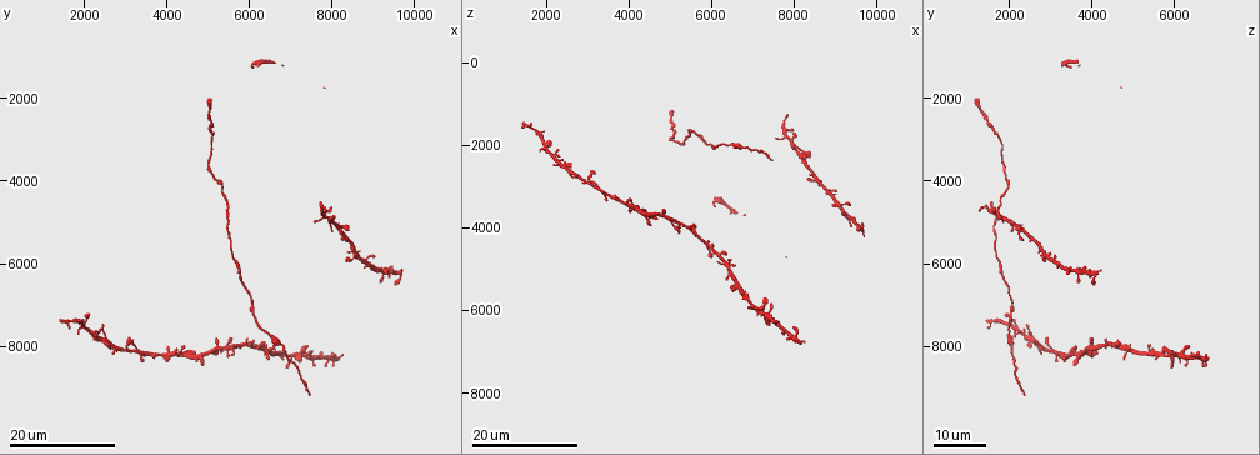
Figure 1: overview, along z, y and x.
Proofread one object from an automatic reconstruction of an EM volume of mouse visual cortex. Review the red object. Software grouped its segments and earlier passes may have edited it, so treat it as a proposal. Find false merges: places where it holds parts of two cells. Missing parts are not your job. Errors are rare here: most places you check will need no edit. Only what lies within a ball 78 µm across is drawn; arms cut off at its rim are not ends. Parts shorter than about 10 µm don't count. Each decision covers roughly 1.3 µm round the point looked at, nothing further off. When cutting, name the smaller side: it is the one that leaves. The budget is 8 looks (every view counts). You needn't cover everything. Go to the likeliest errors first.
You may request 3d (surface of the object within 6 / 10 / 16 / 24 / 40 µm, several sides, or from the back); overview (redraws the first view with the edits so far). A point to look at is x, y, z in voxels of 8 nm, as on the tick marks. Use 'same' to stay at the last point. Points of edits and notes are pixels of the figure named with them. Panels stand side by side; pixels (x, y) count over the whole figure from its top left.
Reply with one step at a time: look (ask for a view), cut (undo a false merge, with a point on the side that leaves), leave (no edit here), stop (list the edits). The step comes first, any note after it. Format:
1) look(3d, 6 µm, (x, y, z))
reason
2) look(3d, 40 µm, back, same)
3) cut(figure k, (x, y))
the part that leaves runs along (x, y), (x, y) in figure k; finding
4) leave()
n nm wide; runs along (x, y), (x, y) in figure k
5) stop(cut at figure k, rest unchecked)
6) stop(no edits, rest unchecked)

look(3d, 16 µm, (5450, 8100, 4050))
four or more arms meet

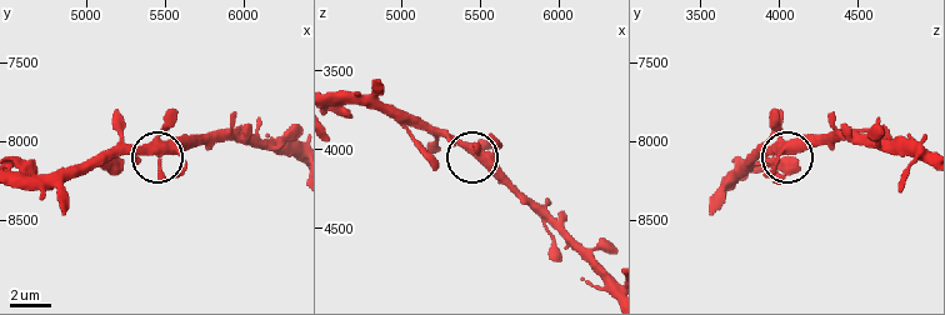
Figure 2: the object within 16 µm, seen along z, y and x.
look(3d, 10 µm, (5500, 8040, 4020))

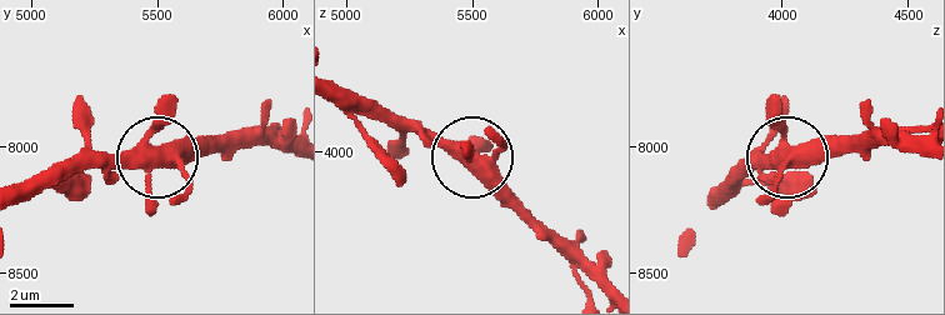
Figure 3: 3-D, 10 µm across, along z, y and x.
leave()
5 arms; continuous, no second cell

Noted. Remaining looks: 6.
look(3d, 16 µm, (7800, 4850, 1850))

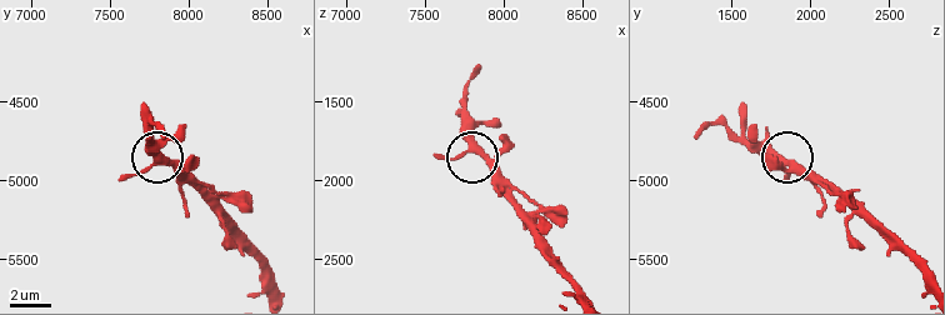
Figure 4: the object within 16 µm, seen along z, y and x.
look(3d, 6 µm, (7760, 4880, 1820))
zoom in

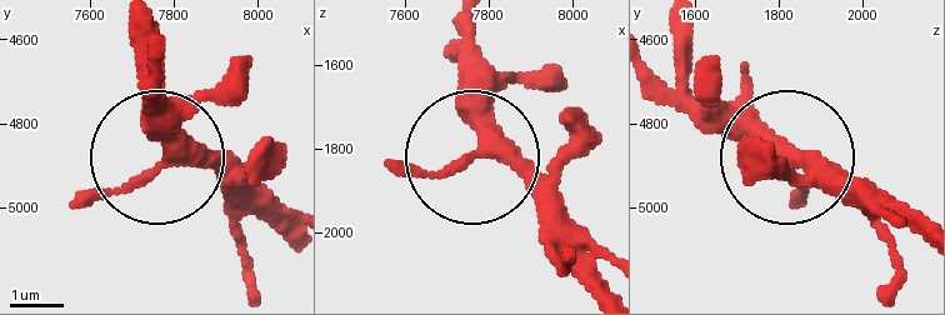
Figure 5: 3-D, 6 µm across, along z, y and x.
look(3d, 6 µm, back, (7780, 4895, 1805))

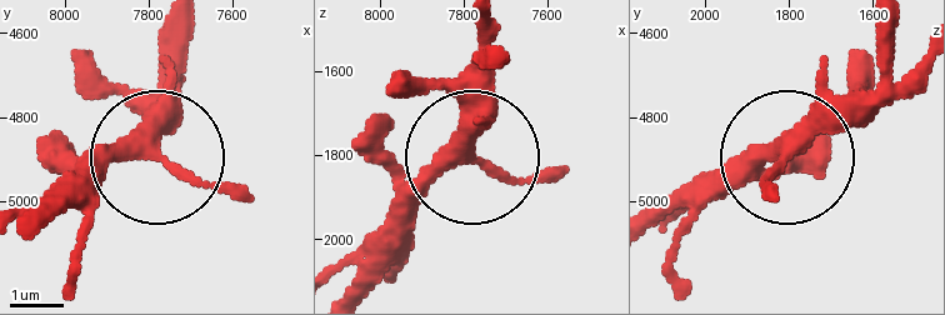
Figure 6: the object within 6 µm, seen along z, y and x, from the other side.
leave()
one cell here

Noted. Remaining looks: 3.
look(3d, 24 µm, (6550, 7700, 1950))
sudden change in width

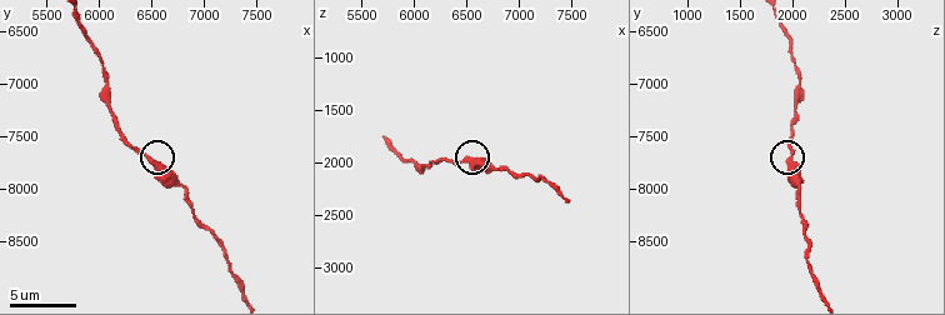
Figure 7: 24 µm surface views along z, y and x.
look(3d, 10 µm, (6480, 7700, 1980))

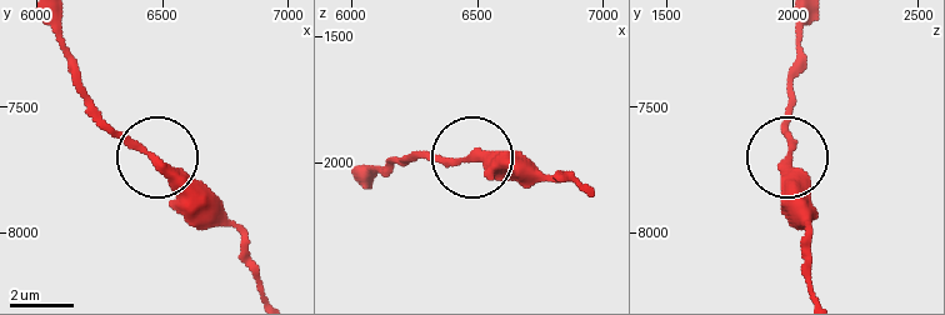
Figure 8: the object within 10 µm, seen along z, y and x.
leave()
one cell here

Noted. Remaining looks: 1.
stop(no edits, rest unchecked)

